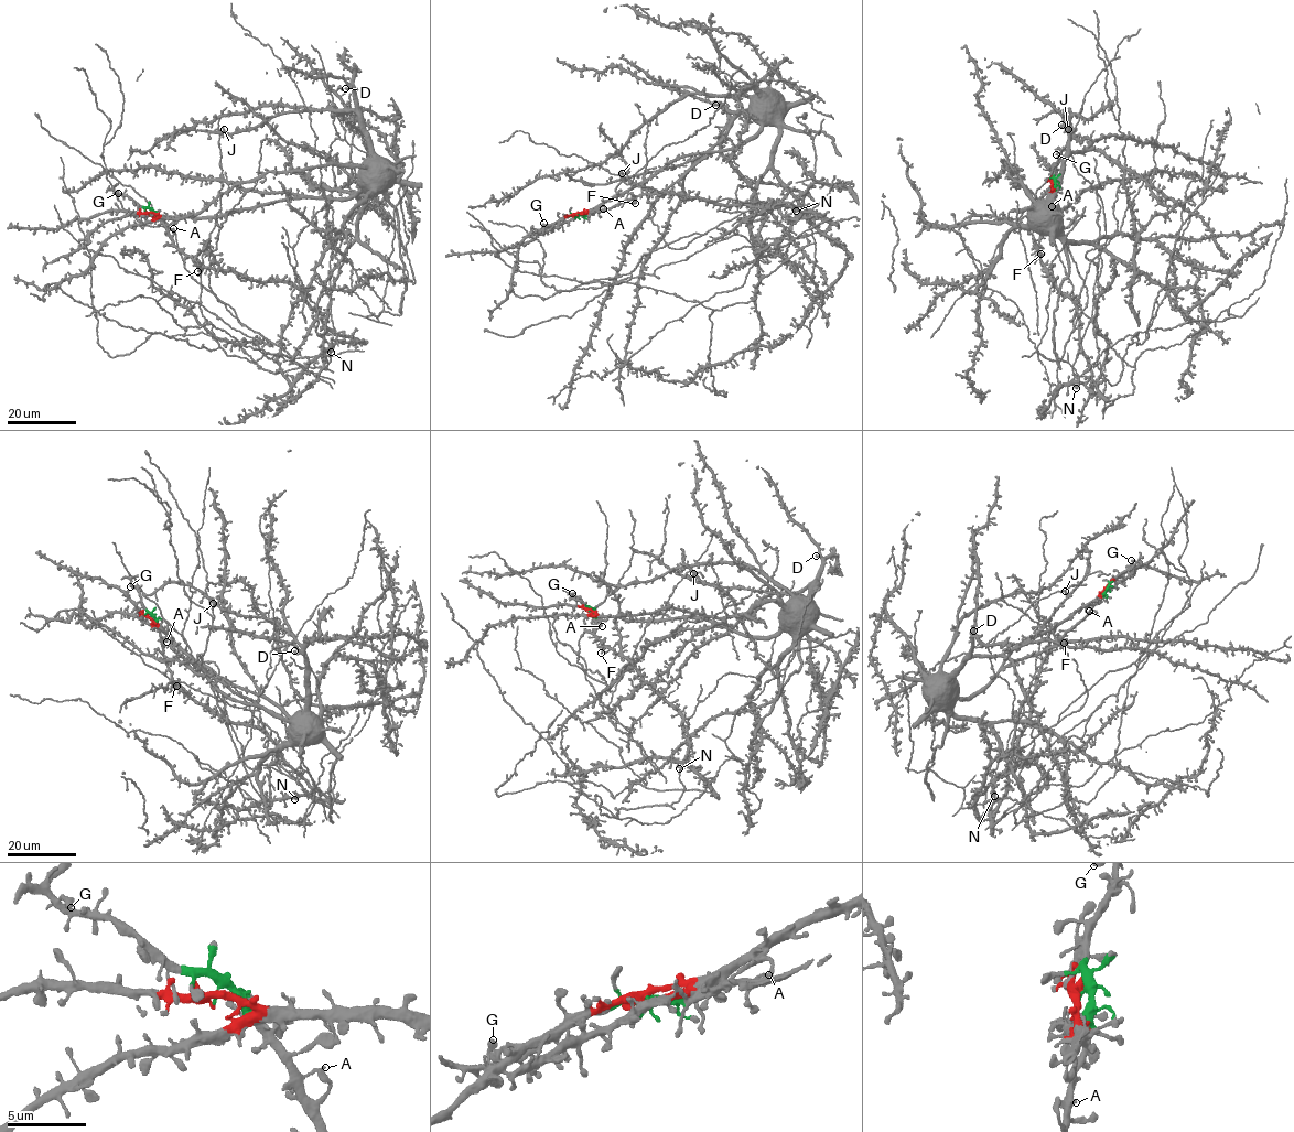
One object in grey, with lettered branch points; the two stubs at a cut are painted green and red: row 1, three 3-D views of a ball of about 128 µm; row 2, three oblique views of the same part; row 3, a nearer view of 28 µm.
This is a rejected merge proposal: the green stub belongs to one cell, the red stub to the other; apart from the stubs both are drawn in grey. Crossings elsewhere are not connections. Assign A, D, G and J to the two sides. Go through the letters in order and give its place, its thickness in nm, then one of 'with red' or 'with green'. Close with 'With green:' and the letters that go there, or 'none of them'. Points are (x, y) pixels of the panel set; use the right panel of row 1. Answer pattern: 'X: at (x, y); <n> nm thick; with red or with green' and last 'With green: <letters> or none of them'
A: at (1052, 206); 140 nm thick; with green
D: at (1061, 125); 400 nm thick; with red
G: at (1056, 154); 400 nm thick; with green
J: at (1068, 129); 400 nm thick; with red
With green: A, G

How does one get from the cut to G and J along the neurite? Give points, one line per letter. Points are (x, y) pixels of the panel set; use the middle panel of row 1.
G: (577, 214), (543, 228), (543, 223)
J: (577, 214), (679, 158), (754, 139), (756, 109), (743, 110), (691, 160), (622, 172)

